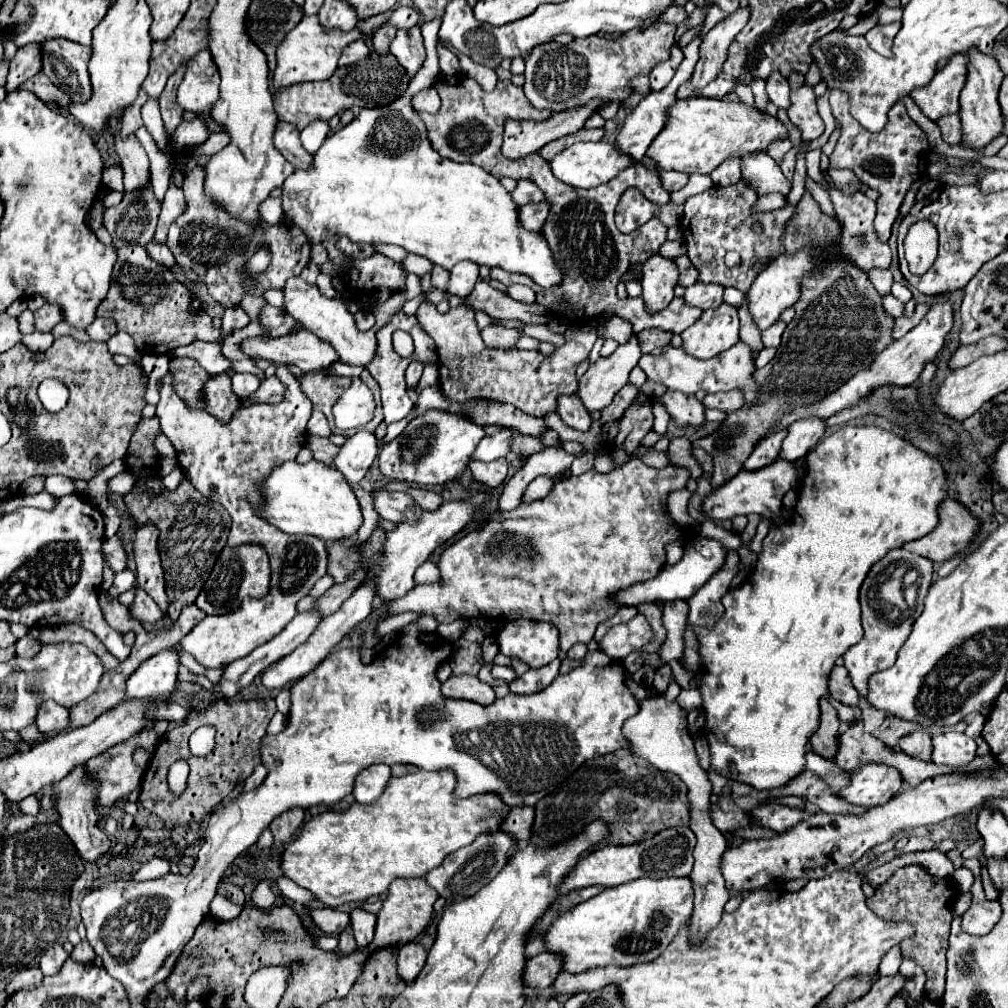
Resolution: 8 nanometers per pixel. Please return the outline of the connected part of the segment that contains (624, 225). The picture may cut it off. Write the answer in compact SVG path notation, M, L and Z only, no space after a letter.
M627 189L621 195L615 213L615 225L621 233L631 233L653 217L657 217L665 227L673 227L675 223L679 223L679 215L667 213L665 205L653 205L653 201L645 199L639 189Z

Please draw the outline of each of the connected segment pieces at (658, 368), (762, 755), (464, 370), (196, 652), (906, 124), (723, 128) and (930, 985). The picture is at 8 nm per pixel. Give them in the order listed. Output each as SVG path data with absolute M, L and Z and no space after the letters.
M737 343L731 349L727 349L723 353L719 353L717 357L711 357L709 361L697 361L697 357L687 357L687 353L681 347L673 347L673 345L665 345L663 351L659 355L643 355L639 367L647 373L647 377L651 381L663 383L669 389L675 391L683 391L683 393L697 393L699 389L703 389L705 393L719 393L719 391L729 391L735 387L743 387L745 389L745 399L751 401L755 397L757 385L753 383L753 371L755 371L755 363L751 359L751 349L745 343Z
M845 425L833 435L821 439L805 457L807 461L807 471L799 483L798 501L795 506L795 519L785 521L781 525L771 525L767 537L763 539L763 551L759 555L757 567L753 575L737 589L731 589L723 597L725 605L725 615L721 621L715 625L715 629L697 629L697 639L701 643L701 657L705 665L705 675L701 683L701 695L703 695L703 709L707 713L705 721L705 731L707 731L707 741L711 747L711 767L717 769L719 773L749 783L755 789L775 789L785 785L791 777L801 773L805 769L805 745L809 743L811 733L819 727L819 699L827 695L827 677L829 671L835 665L835 659L841 657L851 645L859 643L863 637L863 627L861 627L861 605L859 605L859 587L863 579L867 577L869 569L873 563L877 563L885 553L891 549L899 549L909 541L915 541L919 537L929 535L937 525L939 525L939 505L941 501L947 499L947 473L937 459L929 457L927 453L919 451L893 431L885 431L881 427L857 427L857 425Z
M425 301L417 309L419 325L433 337L439 351L439 373L441 389L451 401L471 401L471 399L491 399L513 403L517 409L543 417L557 409L555 399L563 393L577 391L575 371L581 361L587 359L597 333L593 327L567 329L563 333L565 345L561 345L553 355L541 355L539 351L521 349L489 349L485 347L481 333L477 329L473 309L459 305L447 313L439 313L431 301Z
M279 365L277 367L277 377L287 385L287 393L285 399L277 405L271 403L257 403L253 407L241 407L237 409L237 413L233 415L233 421L229 421L227 425L219 423L215 417L211 417L207 411L201 409L189 409L181 397L177 397L175 389L171 389L171 385L163 385L161 387L161 399L157 403L157 417L161 419L161 429L167 435L167 439L173 443L175 451L177 451L177 459L179 465L183 467L183 473L187 475L187 479L195 485L195 489L211 499L211 501L219 501L231 515L233 525L231 525L231 533L227 539L229 547L237 547L237 545L245 545L245 543L257 543L261 547L265 547L269 559L271 559L271 589L265 597L261 599L245 599L239 609L225 613L225 615L207 615L203 621L199 621L191 633L187 633L181 639L181 649L189 651L203 667L223 667L235 659L241 659L245 655L249 655L257 645L263 645L265 641L273 639L277 633L281 633L281 629L285 629L285 625L297 615L297 601L303 599L305 595L309 595L309 591L313 589L315 581L321 579L325 575L327 569L327 549L325 549L325 541L321 541L319 537L309 537L309 535L293 535L289 537L289 533L281 533L281 529L273 529L273 525L269 525L269 521L265 521L263 517L259 517L259 507L263 505L263 487L261 483L267 481L269 473L277 467L283 465L285 461L295 461L297 453L301 451L301 447L305 445L305 437L307 437L307 421L311 417L313 405L309 399L303 397L301 391L301 383L299 377L291 371L293 365Z
M831 91L829 101L831 101L833 117L837 121L841 121L841 125L843 125L843 133L839 137L835 151L829 157L829 165L833 169L851 169L863 181L863 185L877 189L881 193L881 197L877 199L875 229L877 229L879 239L887 241L891 235L891 227L893 227L895 219L899 217L899 207L905 199L905 193L927 171L929 153L931 153L927 135L907 115L905 107L893 107L889 111L889 123L885 125L885 129L881 129L877 133L869 133L867 129L861 129L861 125L857 125L857 121L853 121L853 117L849 113L849 97L845 97L845 93Z
M689 97L681 99L671 107L669 121L665 129L655 137L647 155L655 159L663 171L683 171L683 173L705 173L709 175L721 161L729 157L743 159L745 155L763 153L775 141L789 139L789 129L773 115L749 107L741 101L725 101L711 97Z
M907 865L897 869L885 885L879 885L875 889L875 895L867 899L869 909L885 919L885 921L909 921L915 929L913 937L907 937L901 941L901 953L903 957L909 957L921 965L921 969L927 973L927 985L925 995L941 1003L946 982L946 953L949 945L949 927L953 921L953 901L957 895L957 887L953 885L953 879L937 879L927 873L927 869L919 865Z

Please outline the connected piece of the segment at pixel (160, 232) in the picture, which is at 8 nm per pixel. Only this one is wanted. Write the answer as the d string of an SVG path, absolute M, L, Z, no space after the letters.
M171 181L169 183L169 189L165 193L163 205L161 205L161 215L159 215L159 225L157 225L155 241L159 241L159 243L165 243L167 241L169 225L179 217L179 213L185 213L185 195L183 195L183 189L177 187Z

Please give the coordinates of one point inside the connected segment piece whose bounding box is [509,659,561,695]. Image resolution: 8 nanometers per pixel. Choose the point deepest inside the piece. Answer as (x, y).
(534, 680)

